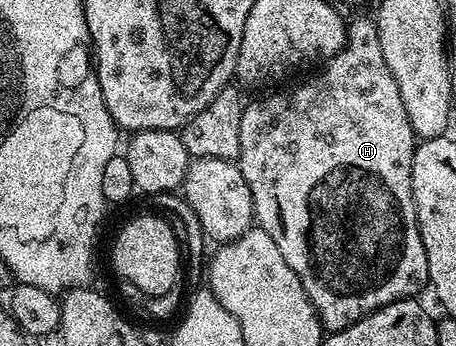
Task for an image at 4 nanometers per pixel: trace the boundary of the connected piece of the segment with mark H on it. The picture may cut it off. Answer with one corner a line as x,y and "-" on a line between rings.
374,16
355,17
347,21
347,44
337,56
330,58
322,66
316,77
287,89
284,93
271,93
260,101
248,100
243,106
241,115
241,151
237,164
241,175
245,175
245,183
249,183
249,191
253,195
255,221
258,228
264,229
277,243
281,255
285,255
285,263
293,267
297,279
301,279
301,287
315,308
319,322
324,330
344,329
357,323
370,313
375,313
394,301
405,301
416,296
422,285
428,284
427,260
425,247
421,243
421,231
415,214
413,203
413,187
411,172
413,171
413,155
417,138
409,123
409,115
405,115
405,103
401,103
401,91
397,91
397,83
385,63
385,55
381,55
381,39
375,26

